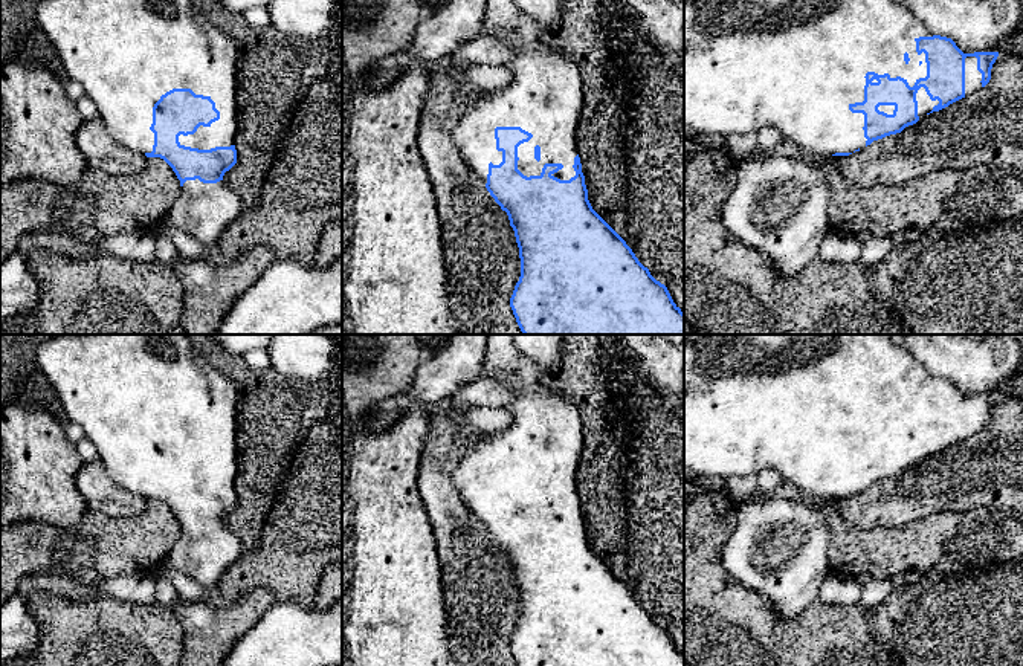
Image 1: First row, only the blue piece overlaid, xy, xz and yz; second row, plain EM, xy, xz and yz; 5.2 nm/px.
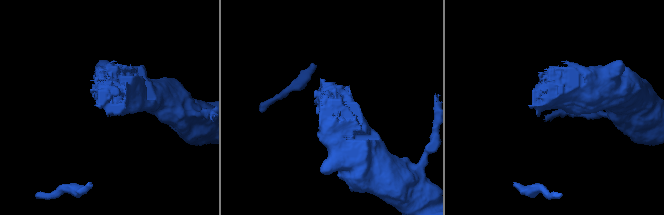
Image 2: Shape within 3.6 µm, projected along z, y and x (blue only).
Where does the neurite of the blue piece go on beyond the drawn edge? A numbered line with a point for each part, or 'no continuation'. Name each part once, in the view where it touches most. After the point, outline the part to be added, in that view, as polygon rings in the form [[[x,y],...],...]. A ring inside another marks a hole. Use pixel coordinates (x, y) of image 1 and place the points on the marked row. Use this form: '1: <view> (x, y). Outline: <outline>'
1: xz (544, 96). Outline: [[[493,38],[510,52],[504,66],[513,72],[512,79],[464,110],[453,130],[455,147],[487,183],[489,163],[502,162],[495,128],[521,127],[533,137],[518,147],[518,170],[530,177],[541,176],[545,163],[562,163],[551,176],[570,180],[576,176],[576,134],[583,105],[579,67],[547,43],[539,50],[521,50],[504,38]]]

